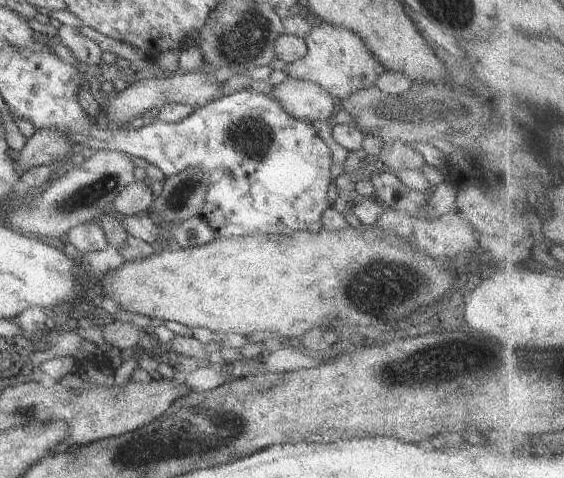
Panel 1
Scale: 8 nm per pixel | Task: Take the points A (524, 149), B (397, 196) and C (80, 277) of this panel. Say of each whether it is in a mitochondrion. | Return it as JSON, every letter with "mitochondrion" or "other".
{"A":"other","B":"other","C":"other"}

